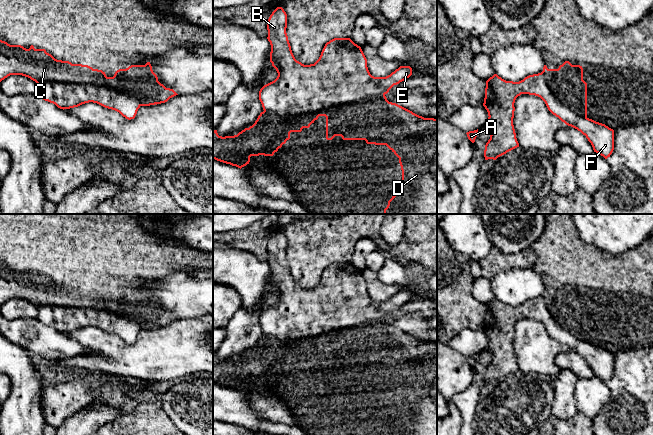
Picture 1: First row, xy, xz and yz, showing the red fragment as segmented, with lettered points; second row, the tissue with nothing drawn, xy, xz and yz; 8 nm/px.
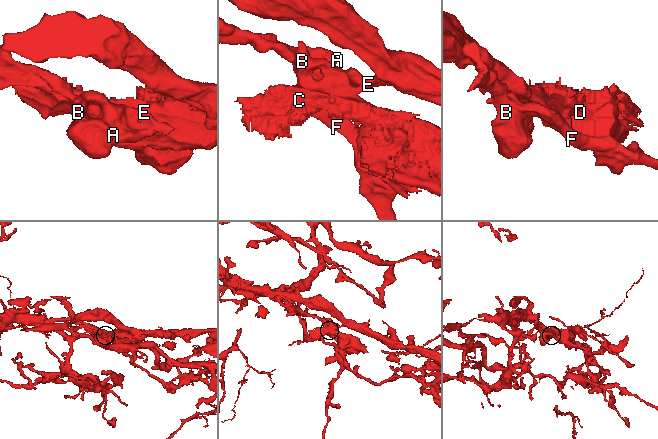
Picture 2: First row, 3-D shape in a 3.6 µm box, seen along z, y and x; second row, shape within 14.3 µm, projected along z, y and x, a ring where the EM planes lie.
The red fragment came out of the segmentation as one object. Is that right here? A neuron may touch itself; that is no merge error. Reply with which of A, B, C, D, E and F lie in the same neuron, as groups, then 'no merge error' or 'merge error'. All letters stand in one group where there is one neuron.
A B E F / C D | merge error

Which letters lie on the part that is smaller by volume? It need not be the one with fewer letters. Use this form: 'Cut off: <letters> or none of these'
Cut off: C, D

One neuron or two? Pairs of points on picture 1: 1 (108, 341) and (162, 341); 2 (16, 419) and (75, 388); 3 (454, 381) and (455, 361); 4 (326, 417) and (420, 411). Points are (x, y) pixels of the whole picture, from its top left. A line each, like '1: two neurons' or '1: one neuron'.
1: one neuron
2: two neurons
3: one neuron
4: one neuron

